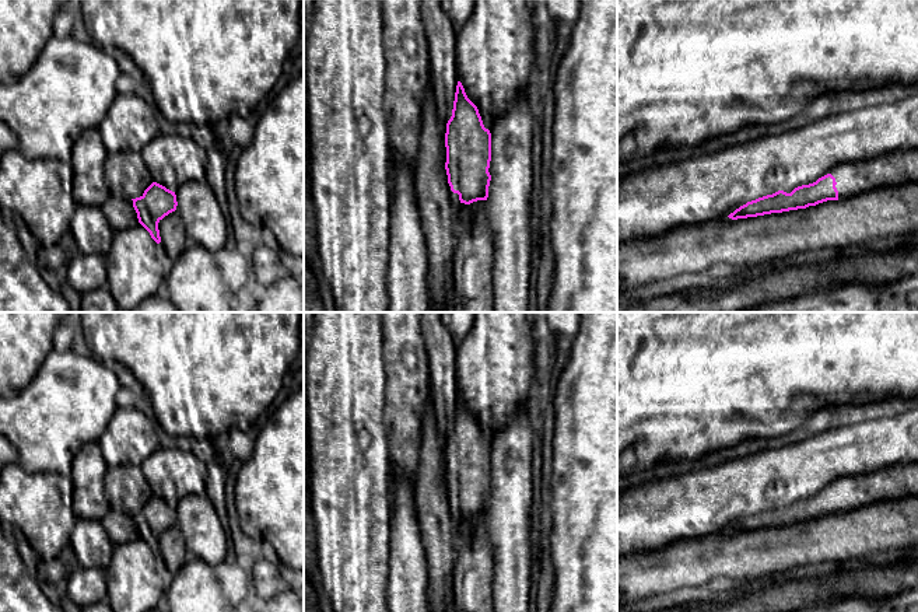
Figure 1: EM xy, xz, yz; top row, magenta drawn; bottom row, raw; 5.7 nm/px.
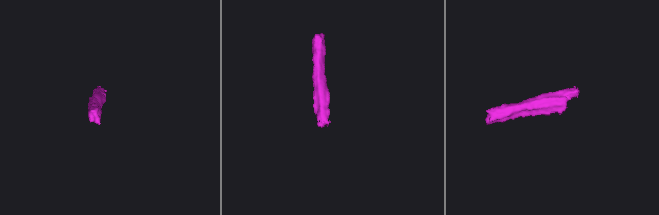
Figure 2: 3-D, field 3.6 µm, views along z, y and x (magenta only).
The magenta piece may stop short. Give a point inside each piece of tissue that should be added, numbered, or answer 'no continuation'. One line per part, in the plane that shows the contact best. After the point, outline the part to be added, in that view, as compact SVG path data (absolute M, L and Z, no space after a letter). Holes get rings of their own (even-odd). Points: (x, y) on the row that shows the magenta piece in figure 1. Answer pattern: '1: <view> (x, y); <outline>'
1: yz (900, 167); M918 148L897 150L877 158L842 164L828 174L835 178L838 199L849 199L882 186L918 183Z

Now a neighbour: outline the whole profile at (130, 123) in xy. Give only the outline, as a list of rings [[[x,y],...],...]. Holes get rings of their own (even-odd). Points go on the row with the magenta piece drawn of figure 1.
[[[139,94],[116,95],[97,129],[108,154],[141,153],[160,133],[157,109]]]

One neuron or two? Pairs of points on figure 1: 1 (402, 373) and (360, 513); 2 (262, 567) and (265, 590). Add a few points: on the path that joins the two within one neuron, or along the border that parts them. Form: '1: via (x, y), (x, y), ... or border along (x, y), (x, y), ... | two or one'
1: border along (386, 391), (384, 422), (388, 427), (391, 457) | two
2: via (265, 573), (265, 584) | one

